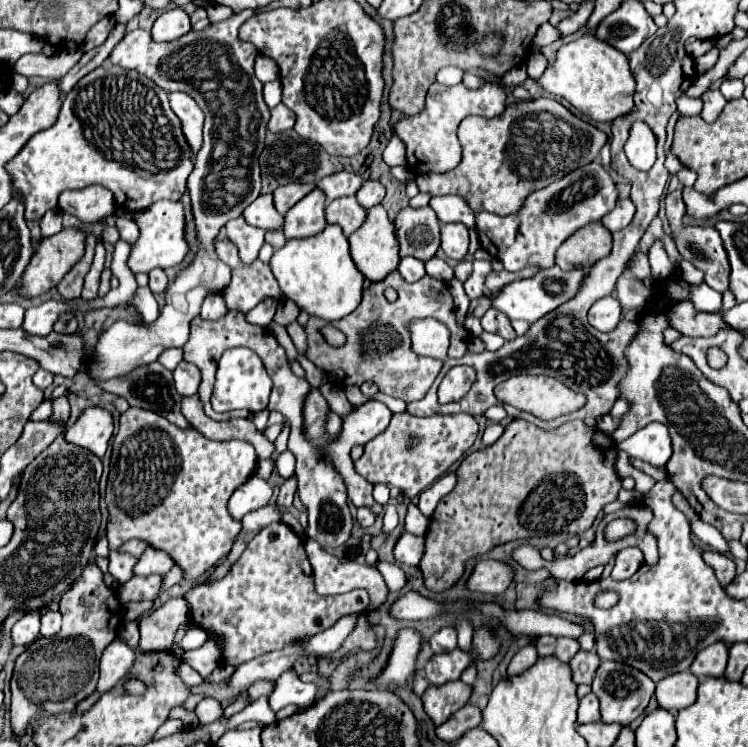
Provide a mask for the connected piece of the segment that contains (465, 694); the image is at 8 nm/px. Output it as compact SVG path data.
M455 680L445 682L443 686L429 686L423 694L423 706L429 718L439 726L443 724L453 712L463 708L469 702L473 686Z

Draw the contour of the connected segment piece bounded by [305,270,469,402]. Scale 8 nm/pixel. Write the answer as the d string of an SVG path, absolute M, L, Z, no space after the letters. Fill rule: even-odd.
M393 270L385 280L375 282L363 290L361 304L347 318L341 318L339 322L325 322L321 318L309 318L309 322L305 326L305 334L307 334L305 356L319 370L323 370L325 374L331 374L335 378L337 386L341 386L341 388L361 386L363 382L371 380L379 386L379 390L383 394L399 398L403 402L415 402L427 394L427 390L435 382L443 364L441 364L441 360L423 358L411 350L411 338L409 338L411 334L407 334L407 326L419 318L435 318L435 320L443 322L451 332L449 356L461 358L467 352L469 334L467 334L467 330L461 330L455 324L453 314L455 314L455 304L453 304L453 296L445 282L425 276L419 282L409 284L401 278L401 274L397 270ZM387 286L391 286L399 292L399 298L395 302L385 300L383 290ZM325 326L333 326L333 328L341 330L347 338L345 346L331 346L321 334L321 328L325 328Z

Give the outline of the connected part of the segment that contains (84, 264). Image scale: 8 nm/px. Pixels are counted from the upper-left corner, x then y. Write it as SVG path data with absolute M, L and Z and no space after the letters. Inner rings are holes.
M89 234L87 236L87 242L85 242L85 256L63 276L63 280L57 284L57 290L59 294L65 298L65 300L71 300L71 298L79 298L81 296L81 290L83 290L83 280L85 280L85 274L89 272L91 268L91 262L93 262L93 256L95 256L95 236Z

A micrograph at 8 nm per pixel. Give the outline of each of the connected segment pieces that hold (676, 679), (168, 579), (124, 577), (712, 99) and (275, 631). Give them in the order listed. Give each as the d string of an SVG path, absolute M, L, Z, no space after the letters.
M677 672L677 674L671 674L671 676L663 678L661 682L657 682L655 696L663 710L677 714L679 710L683 710L695 702L697 688L699 688L697 676L693 676L691 672Z
M174 565L172 569L165 575L165 580L163 580L162 591L167 590L174 584L180 583L183 578L183 571L177 565Z
M111 550L109 552L109 574L119 582L127 582L133 574L135 562L137 562L137 558L133 554L121 552L121 550Z
M709 88L707 92L703 92L701 100L703 100L701 118L703 118L705 122L713 122L713 120L717 120L717 116L719 116L721 110L723 110L723 106L727 104L727 100L725 100L723 94L719 92L719 88Z
M283 522L265 526L225 578L207 586L195 586L185 594L185 600L191 606L191 622L211 636L221 636L223 658L231 666L249 662L263 652L281 650L303 636L327 630L341 616L369 606L367 590L335 596L315 594L315 572L303 542Z

